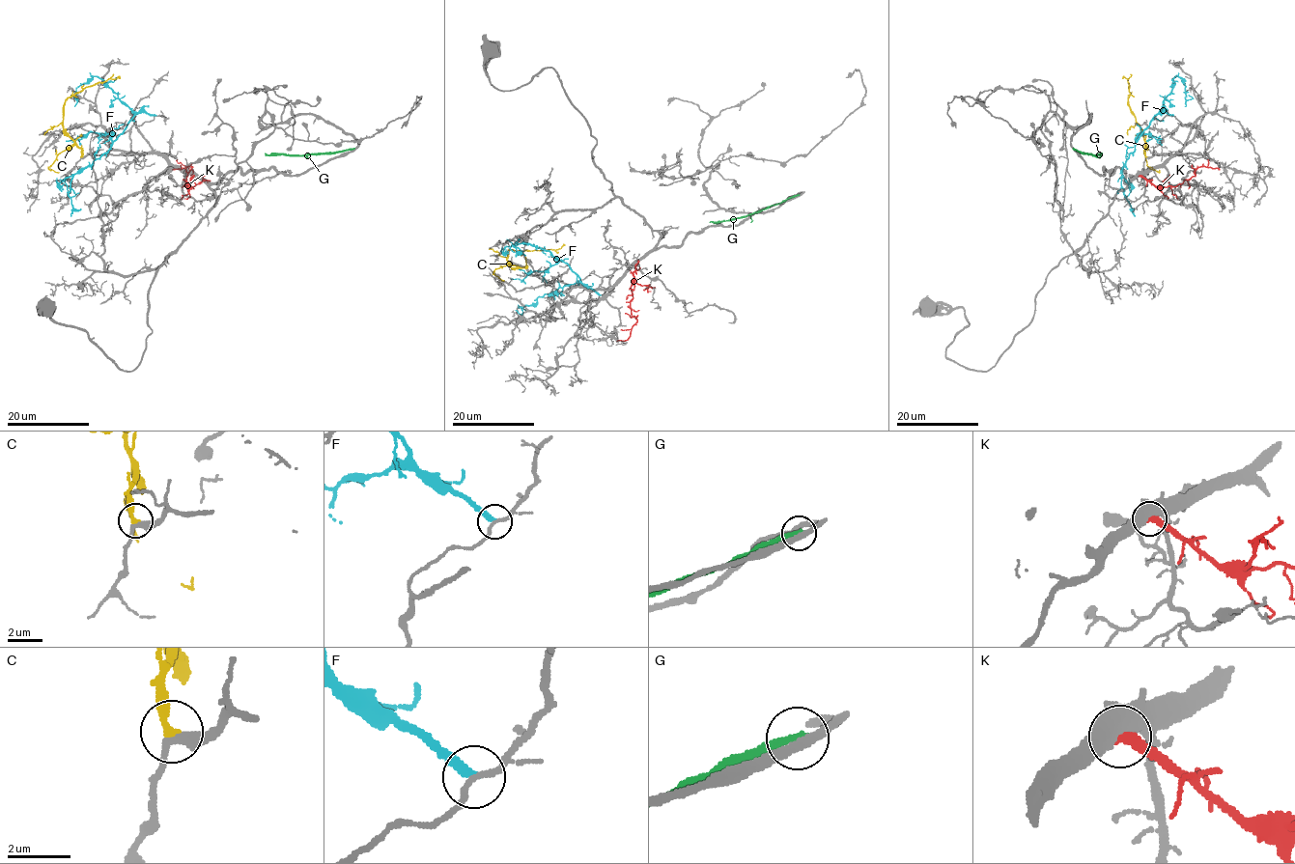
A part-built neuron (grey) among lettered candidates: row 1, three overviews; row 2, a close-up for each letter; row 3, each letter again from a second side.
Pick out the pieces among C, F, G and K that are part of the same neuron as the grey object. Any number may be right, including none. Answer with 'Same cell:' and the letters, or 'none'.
Same cell: C

